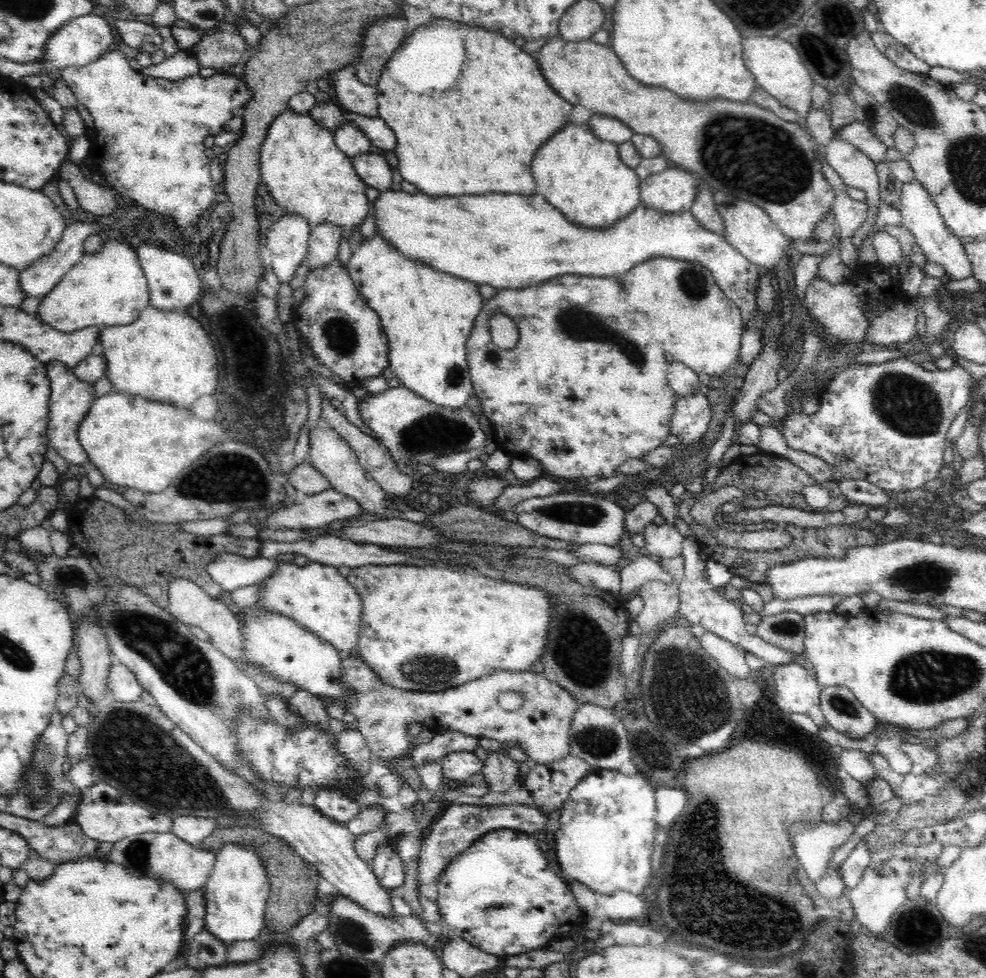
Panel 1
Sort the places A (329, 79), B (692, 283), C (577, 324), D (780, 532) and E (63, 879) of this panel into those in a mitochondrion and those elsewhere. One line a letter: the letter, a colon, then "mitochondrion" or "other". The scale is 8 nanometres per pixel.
A: other
B: mitochondrion
C: mitochondrion
D: other
E: other

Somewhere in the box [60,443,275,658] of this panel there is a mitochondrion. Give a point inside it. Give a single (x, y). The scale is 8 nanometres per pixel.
(222, 475)

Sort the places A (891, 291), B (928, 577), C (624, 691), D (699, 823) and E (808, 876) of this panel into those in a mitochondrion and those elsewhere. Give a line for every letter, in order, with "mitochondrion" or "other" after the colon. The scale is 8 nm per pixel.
A: other
B: mitochondrion
C: other
D: mitochondrion
E: other

